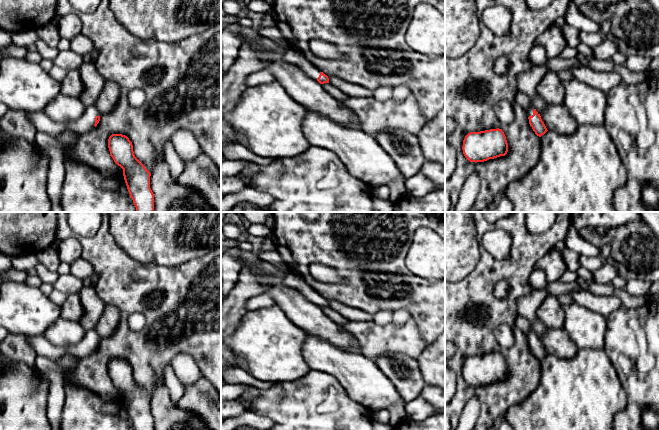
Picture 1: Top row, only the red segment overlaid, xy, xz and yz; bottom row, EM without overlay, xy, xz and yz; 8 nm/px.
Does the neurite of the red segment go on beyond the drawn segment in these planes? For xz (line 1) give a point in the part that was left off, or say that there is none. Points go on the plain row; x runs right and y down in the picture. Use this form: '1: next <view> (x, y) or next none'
1: next none

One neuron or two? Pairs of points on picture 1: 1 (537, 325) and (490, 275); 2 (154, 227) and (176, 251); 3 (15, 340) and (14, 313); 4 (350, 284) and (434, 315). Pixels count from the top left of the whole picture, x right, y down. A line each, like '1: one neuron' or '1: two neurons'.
1: two neurons
2: one neuron
3: two neurons
4: one neuron

